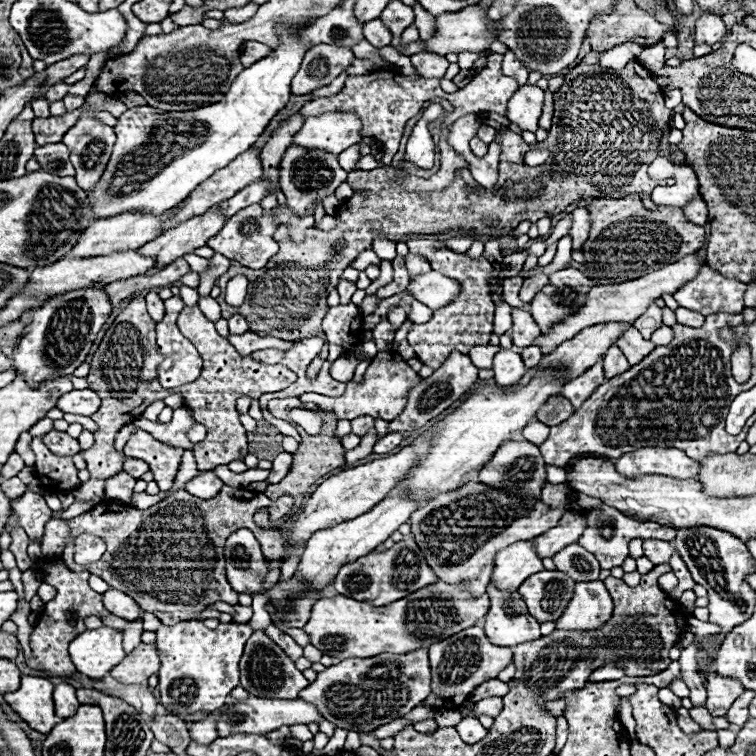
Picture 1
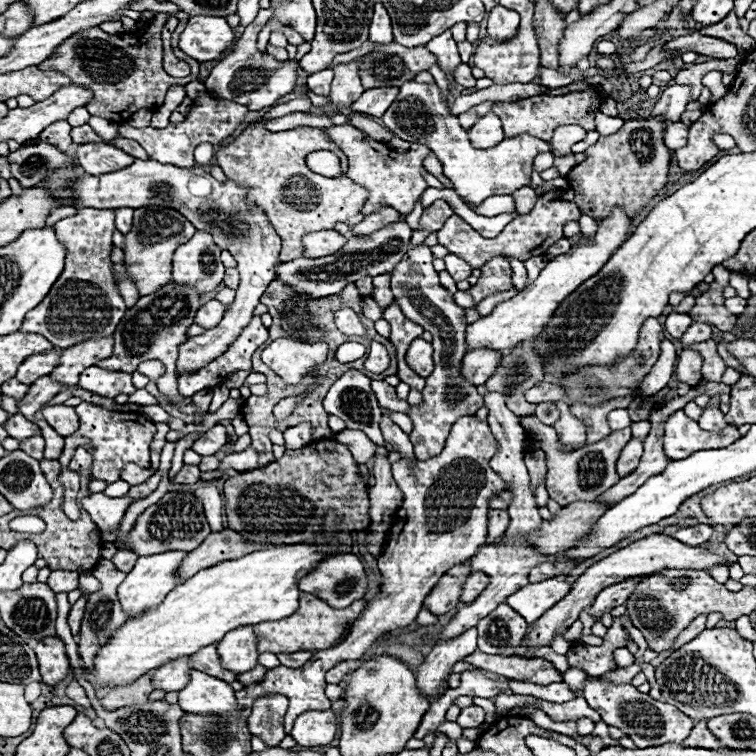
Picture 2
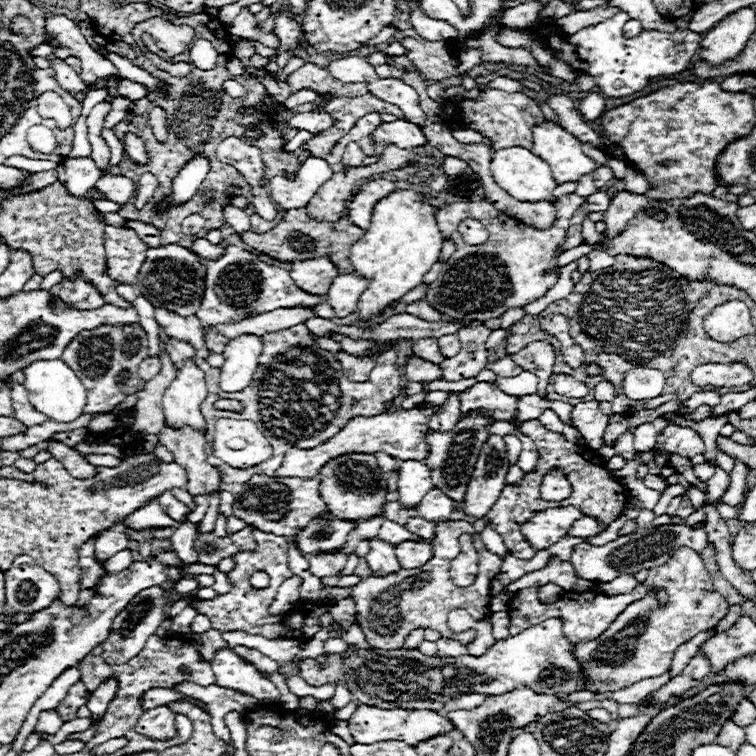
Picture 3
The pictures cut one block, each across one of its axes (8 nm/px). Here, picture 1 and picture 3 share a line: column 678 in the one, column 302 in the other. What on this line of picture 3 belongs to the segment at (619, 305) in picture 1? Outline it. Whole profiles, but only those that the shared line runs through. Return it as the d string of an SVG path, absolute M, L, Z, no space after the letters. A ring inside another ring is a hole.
M320 256L292 262L290 276L294 278L294 282L298 282L298 286L302 286L302 290L326 296L332 280L338 276L338 268L328 256Z

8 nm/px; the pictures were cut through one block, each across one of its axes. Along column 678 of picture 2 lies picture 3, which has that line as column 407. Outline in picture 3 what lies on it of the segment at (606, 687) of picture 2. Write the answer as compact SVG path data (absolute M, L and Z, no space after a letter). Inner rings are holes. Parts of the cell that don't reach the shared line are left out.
M358 706L348 720L350 734L356 742L378 742L382 738L402 738L404 742L422 742L422 738L432 738L436 734L444 734L452 730L454 726L440 714L434 714L432 710L382 710L374 706Z

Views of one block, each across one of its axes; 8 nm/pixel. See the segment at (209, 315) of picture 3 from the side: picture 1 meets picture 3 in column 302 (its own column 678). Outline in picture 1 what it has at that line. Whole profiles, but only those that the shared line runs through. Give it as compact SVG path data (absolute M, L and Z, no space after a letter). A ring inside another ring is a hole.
M704 266L700 270L698 278L694 282L688 282L678 294L674 294L674 300L692 312L700 312L704 316L708 314L740 314L744 310L742 296L748 290L748 284L724 278L710 266Z

